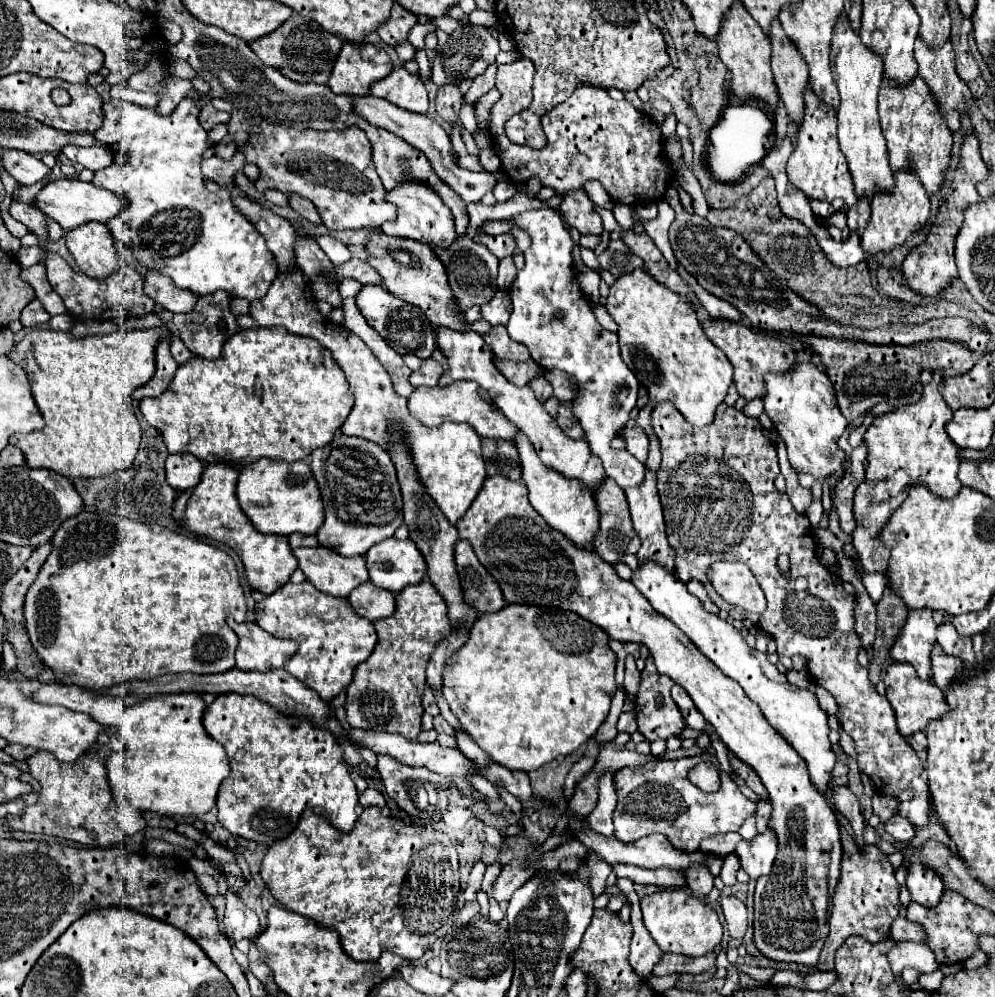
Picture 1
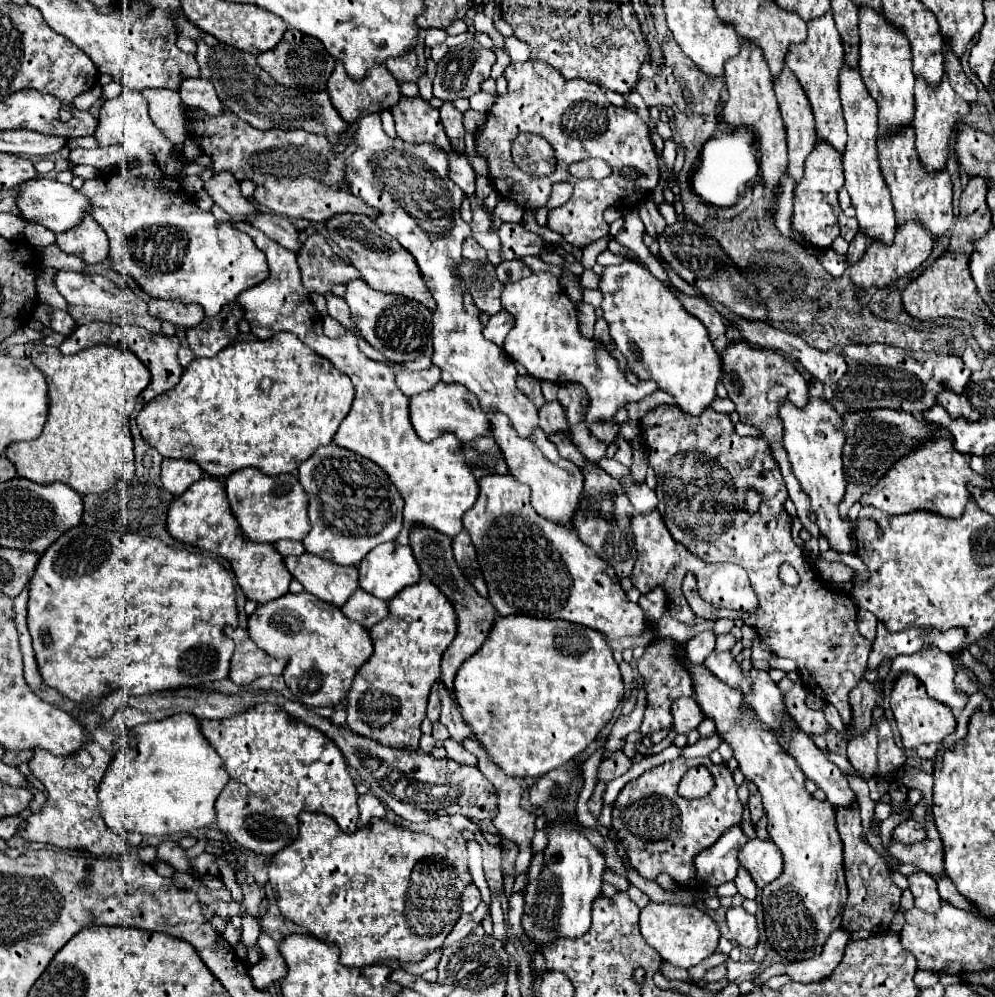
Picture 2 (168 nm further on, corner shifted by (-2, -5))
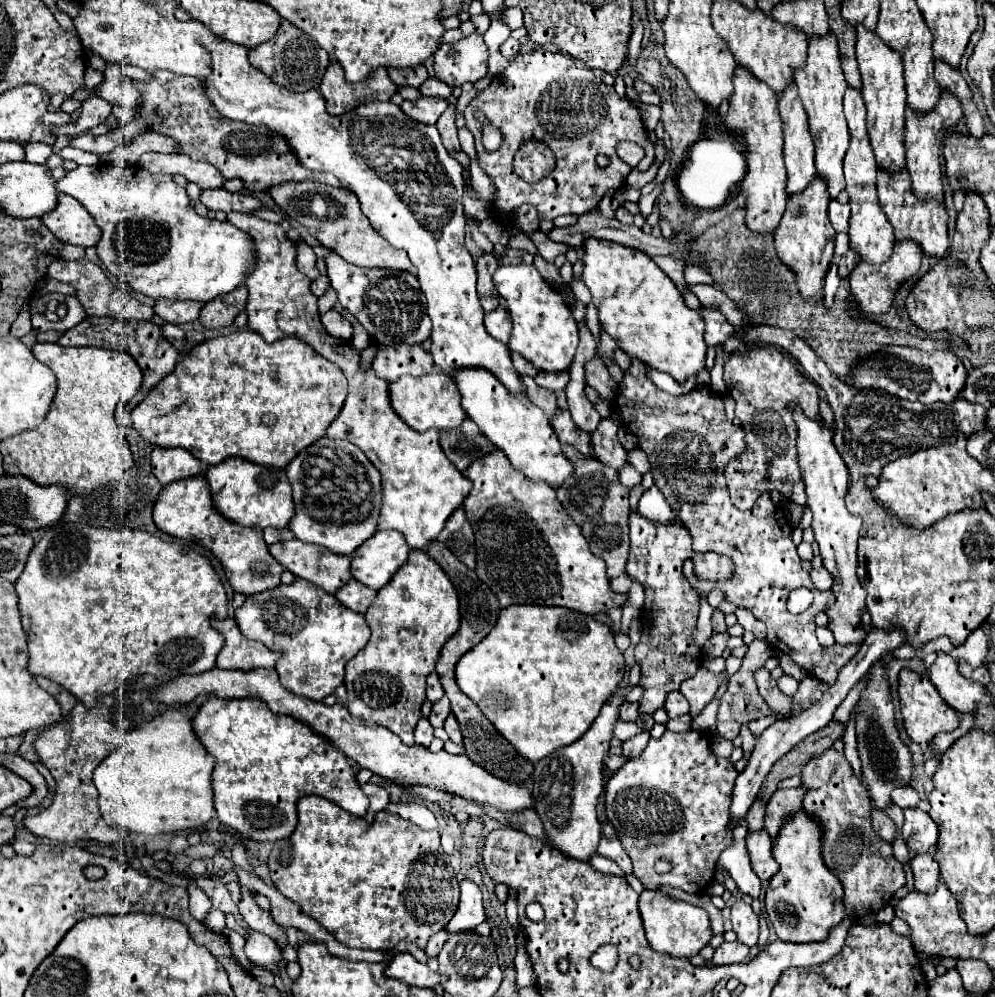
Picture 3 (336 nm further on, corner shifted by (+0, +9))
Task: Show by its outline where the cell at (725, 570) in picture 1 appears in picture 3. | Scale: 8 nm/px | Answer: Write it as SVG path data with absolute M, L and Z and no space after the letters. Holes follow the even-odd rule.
M633 512L629 516L629 528L631 528L629 536L631 552L627 560L627 574L645 586L645 606L641 612L643 634L641 642L635 646L635 658L641 664L639 686L643 688L643 698L639 700L639 712L653 714L657 708L663 706L665 696L671 690L677 690L681 680L691 678L697 672L699 662L703 662L703 652L701 648L695 648L693 642L693 632L699 612L699 596L681 572L683 562L691 556L699 578L715 582L731 578L733 564L727 556L719 556L713 552L693 556L691 536L679 524L671 524L667 528L659 522L649 522L643 516L637 516L637 512Z

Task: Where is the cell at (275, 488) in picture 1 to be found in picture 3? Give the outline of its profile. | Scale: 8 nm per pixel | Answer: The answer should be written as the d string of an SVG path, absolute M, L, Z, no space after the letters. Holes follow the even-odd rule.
M231 456L223 464L209 466L205 480L211 488L211 498L221 516L247 528L285 528L295 512L291 498L291 484L283 468L259 466L249 460Z

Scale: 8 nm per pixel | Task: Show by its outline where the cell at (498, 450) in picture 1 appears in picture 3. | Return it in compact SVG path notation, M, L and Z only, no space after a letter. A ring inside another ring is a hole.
M469 418L463 420L459 428L453 430L441 430L439 444L445 452L445 456L455 464L459 472L463 472L473 460L489 454L495 450L491 440L487 440L475 422Z

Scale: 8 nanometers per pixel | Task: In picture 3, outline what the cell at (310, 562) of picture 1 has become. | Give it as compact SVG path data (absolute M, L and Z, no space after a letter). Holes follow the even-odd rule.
M293 538L289 542L271 544L269 552L293 576L299 576L329 594L335 594L351 578L351 560L347 556L335 556L317 544L299 542Z

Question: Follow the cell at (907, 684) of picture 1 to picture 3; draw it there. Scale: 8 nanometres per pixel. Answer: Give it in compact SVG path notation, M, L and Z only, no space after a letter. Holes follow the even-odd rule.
M907 668L899 674L899 704L903 714L903 724L907 730L907 736L917 744L929 744L939 732L951 732L959 726L959 714L953 712L943 698L939 696L937 688L931 684L929 678L919 676L917 672L911 672Z

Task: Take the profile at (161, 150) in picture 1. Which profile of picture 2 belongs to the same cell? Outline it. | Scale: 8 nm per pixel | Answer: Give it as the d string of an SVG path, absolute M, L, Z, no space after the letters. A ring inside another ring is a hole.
M123 92L119 98L107 100L103 104L95 138L99 146L121 144L125 150L125 160L117 170L101 174L93 180L85 180L81 186L81 192L93 202L89 214L109 236L109 256L117 272L133 276L151 298L195 302L203 306L207 316L219 314L221 306L235 302L241 292L265 282L269 276L267 260L265 254L253 246L253 240L235 230L231 222L221 222L211 212L203 212L193 202L195 198L181 188L183 168L187 166L183 152L177 150L177 144L169 142L161 130L157 130L147 114L147 102L139 92Z

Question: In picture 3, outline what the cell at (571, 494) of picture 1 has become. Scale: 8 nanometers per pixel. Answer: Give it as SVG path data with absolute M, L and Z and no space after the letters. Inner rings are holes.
M463 368L463 372L453 374L453 380L459 388L461 408L467 418L473 420L479 430L499 450L505 452L513 468L523 472L527 478L543 480L553 488L557 488L559 484L563 484L563 480L567 480L567 476L571 476L573 464L563 456L551 422L535 404L531 404L531 400L523 392L511 396L511 392L507 392L507 388L503 388L503 384L499 384L499 380L491 376L491 372L475 368Z

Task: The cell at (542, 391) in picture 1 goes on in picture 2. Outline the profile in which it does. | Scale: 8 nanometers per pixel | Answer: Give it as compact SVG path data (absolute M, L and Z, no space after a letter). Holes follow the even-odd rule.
M545 402L539 410L539 426L541 430L549 436L557 430L567 430L567 420L565 420L565 412L561 408L559 402Z

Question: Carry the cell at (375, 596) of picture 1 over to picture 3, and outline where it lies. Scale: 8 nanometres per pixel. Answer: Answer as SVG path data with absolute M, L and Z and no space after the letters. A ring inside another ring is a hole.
M351 578L345 586L341 586L341 588L335 592L335 596L337 596L337 600L339 600L343 606L347 606L347 608L351 608L351 610L355 610L355 612L359 612L359 614L365 614L367 608L371 606L371 602L375 600L377 592L367 590L367 586L359 584L357 580Z

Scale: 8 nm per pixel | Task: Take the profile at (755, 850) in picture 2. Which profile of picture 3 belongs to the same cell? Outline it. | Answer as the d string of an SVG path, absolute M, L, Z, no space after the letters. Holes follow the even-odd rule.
M765 830L747 834L747 852L751 858L751 866L753 872L761 878L761 882L769 882L771 876L779 870L779 864L771 854L771 846L773 842Z

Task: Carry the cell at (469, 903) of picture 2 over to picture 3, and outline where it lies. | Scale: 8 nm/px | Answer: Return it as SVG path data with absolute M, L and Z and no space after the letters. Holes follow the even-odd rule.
M463 880L461 882L461 900L459 900L457 912L451 918L451 922L445 926L445 930L447 932L473 930L483 920L485 920L485 910L483 910L481 890L471 880Z

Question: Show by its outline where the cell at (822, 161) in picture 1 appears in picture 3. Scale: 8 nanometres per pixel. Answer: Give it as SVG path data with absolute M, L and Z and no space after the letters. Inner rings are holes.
M815 178L811 186L797 194L791 196L783 214L783 220L779 228L775 230L775 250L779 260L789 266L795 272L795 280L799 286L801 296L809 304L821 304L823 300L823 284L825 284L825 274L831 266L833 252L835 252L835 230L827 218L827 206L831 198L827 194L827 184L823 178Z

